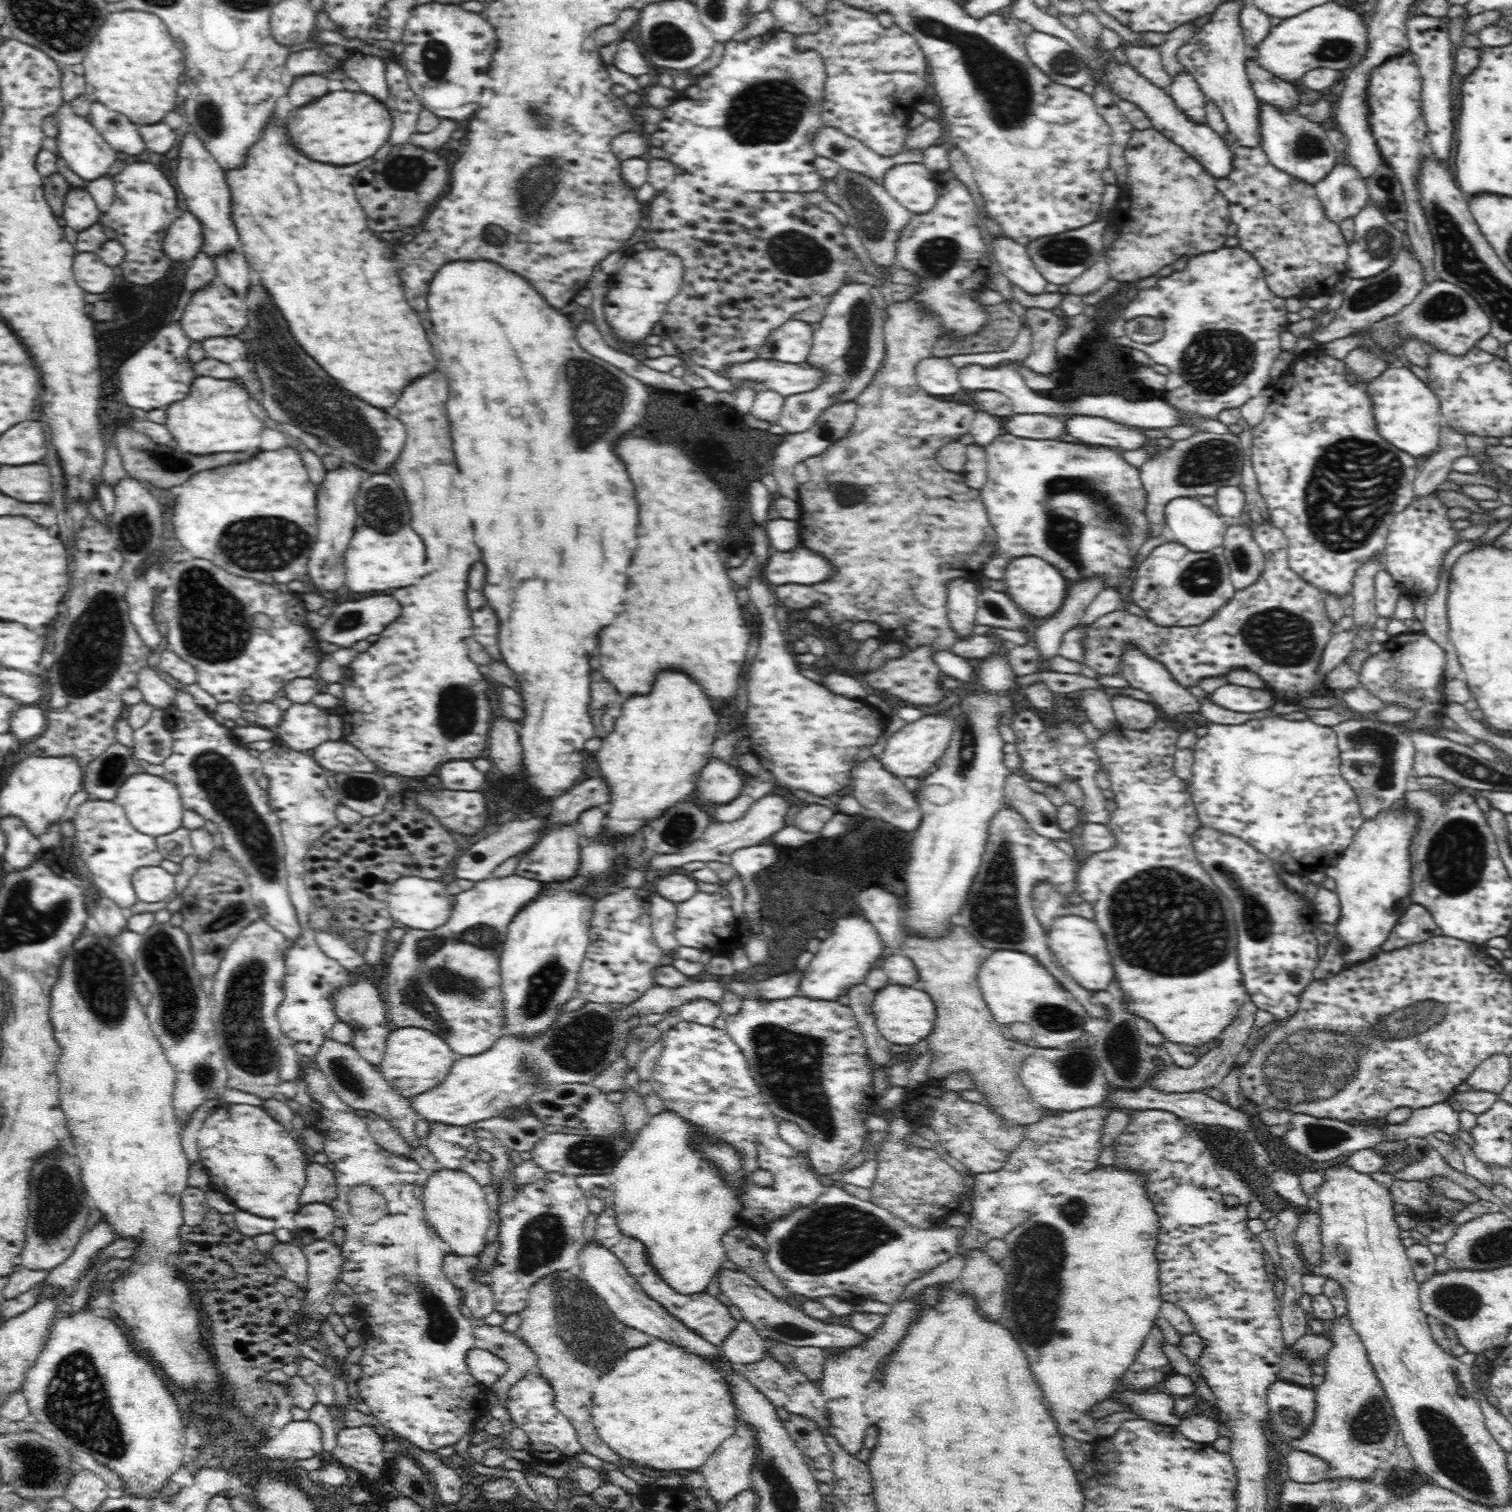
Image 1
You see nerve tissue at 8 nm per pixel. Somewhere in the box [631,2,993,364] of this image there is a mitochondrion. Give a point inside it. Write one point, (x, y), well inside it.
(768, 112)

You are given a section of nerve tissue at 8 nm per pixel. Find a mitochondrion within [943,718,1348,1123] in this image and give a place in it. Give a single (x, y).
(1163, 918)

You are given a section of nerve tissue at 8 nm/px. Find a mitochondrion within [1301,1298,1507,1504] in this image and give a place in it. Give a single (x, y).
(1453, 1457)

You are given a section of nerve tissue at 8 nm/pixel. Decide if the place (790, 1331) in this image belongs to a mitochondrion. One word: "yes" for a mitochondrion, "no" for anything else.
yes

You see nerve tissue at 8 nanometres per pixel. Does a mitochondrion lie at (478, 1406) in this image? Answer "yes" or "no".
no

